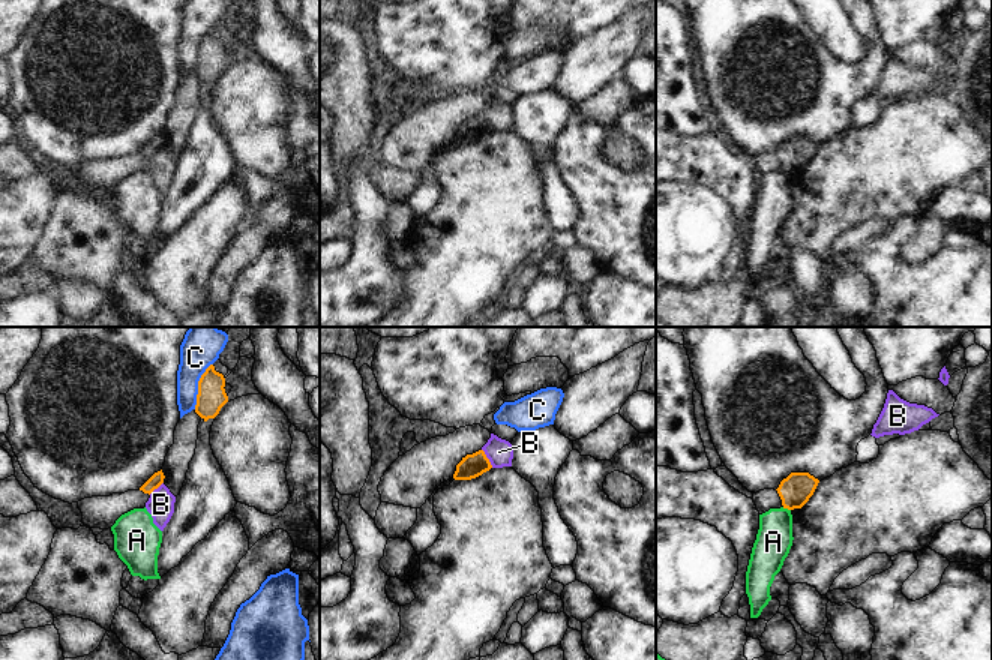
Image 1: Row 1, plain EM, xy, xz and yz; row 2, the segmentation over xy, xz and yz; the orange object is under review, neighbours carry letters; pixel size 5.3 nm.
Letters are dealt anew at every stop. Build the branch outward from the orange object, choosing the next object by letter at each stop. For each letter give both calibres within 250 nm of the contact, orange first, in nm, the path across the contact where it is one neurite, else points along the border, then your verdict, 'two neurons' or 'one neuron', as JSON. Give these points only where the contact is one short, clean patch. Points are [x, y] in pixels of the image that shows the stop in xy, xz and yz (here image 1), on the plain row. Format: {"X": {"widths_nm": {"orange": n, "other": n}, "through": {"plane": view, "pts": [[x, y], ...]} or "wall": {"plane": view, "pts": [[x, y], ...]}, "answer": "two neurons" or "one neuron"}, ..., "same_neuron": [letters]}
{"A": {"widths_nm": {"orange": 170, "other": 190}, "wall": {"plane": "yz", "pts": [[782, 171], [790, 174]]}, "answer": "two neurons"}, "B": {"widths_nm": {"orange": 130, "other": 140}, "wall": {"plane": "xz", "pts": [[482, 113], [492, 131]]}, "answer": "two neurons"}, "C": {"widths_nm": {"orange": 150, "other": 190}, "wall": {"plane": "xy", "pts": [[212, 27], [198, 45], [194, 72]]}, "answer": "two neurons"}, "same_neuron": []}

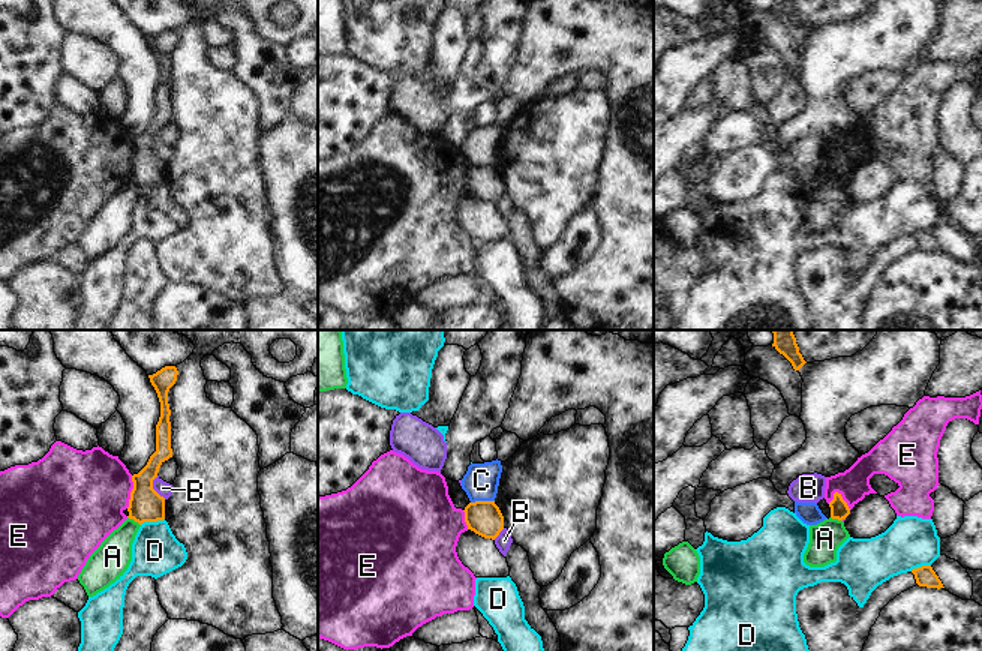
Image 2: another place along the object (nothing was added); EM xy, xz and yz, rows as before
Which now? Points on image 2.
{"A": {"widths_nm": {"orange": 180, "other": 190}, "wall": {"plane": "xy", "pts": [[128, 180], [140, 189]]}, "answer": "two neurons"}, "B": {"widths_nm": {"orange": 180, "other": 80}, "wall": {"plane": "xy", "pts": [[156, 140], [153, 152], [165, 162]]}, "answer": "two neurons"}, "C": {"widths_nm": {"orange": 190, "other": 190}, "wall": {"plane": "xz", "pts": [[493, 164], [476, 164], [471, 167]]}, "answer": "two neurons"}, "D": {"widths_nm": {"orange": 180, "other": 260}, "answer": "two neurons"}, "E": {"widths_nm": {"orange": 180, "other": 460}, "wall": {"plane": "xy", "pts": [[132, 140], [132, 155], [126, 171]]}, "answer": "two neurons"}, "same_neuron": []}

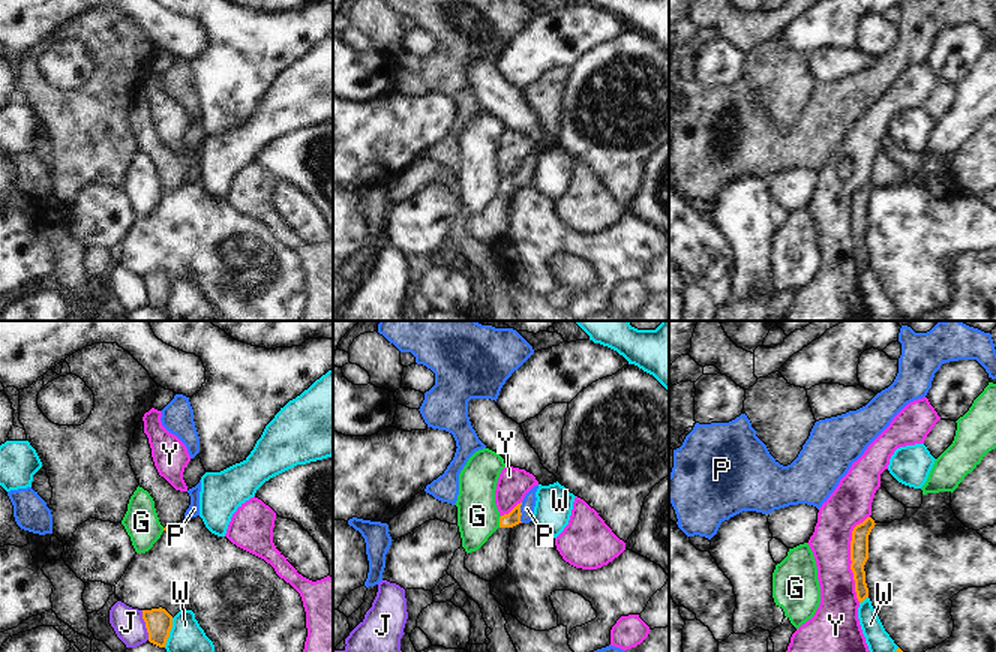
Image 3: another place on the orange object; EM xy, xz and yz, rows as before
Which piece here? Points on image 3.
{"G": {"widths_nm": {"orange": 80, "other": 220}, "wall": {"plane": "xz", "pts": [[501, 180], [498, 191]]}, "answer": "two neurons"}, "J": {"widths_nm": {"orange": 140, "other": 170}, "wall": {"plane": "xy", "pts": [[141, 275], [149, 303]]}, "answer": "two neurons"}, "P": {"widths_nm": {"orange": 80, "other": 80}, "through": {"plane": "xz", "pts": [[513, 182], [521, 177], [527, 173]]}, "answer": "one neuron"}, "W": {"widths_nm": {"orange": 140, "other": 240}, "answer": "two neurons"}, "Y": {"widths_nm": {"orange": 100, "other": 220}, "answer": "two neurons"}, "same_neuron": ["P"]}

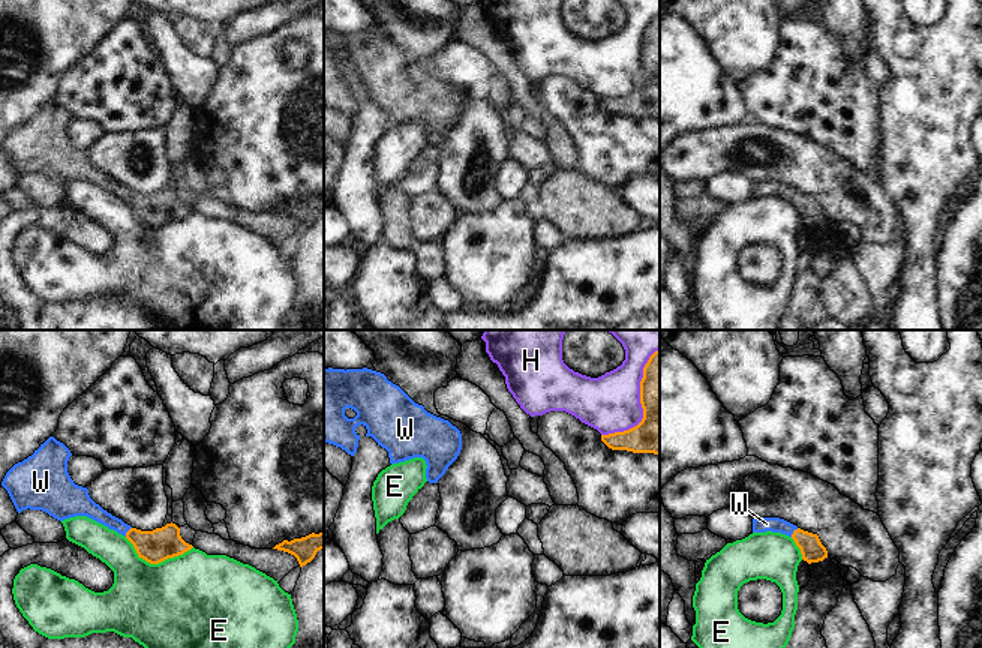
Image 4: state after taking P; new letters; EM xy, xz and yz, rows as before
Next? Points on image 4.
{"E": {"widths_nm": {"orange": 180, "other": 500}, "answer": "two neurons"}, "H": {"widths_nm": {"orange": 240, "other": 300}, "answer": "two neurons"}, "W": {"widths_nm": {"orange": 120, "other": 80}, "through": {"plane": "yz", "pts": [[813, 215], [793, 195], [781, 189], [766, 188]]}, "answer": "one neuron"}, "same_neuron": ["W"]}

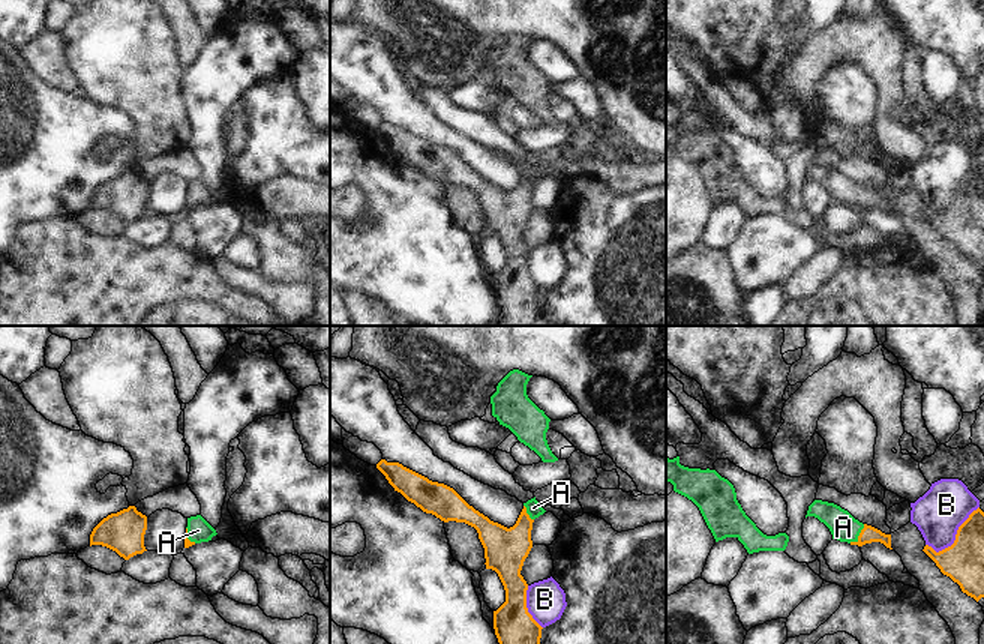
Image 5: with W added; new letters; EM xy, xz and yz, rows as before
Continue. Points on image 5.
{"A": {"widths_nm": {"orange": 90, "other": 150}, "through": {"plane": "yz", "pts": [[869, 197], [858, 200], [843, 191]]}, "answer": "one neuron"}, "B": {"widths_nm": {"orange": 220, "other": 260}, "wall": {"plane": "yz", "pts": [[978, 170], [959, 191], [950, 209], [938, 215], [926, 209]]}, "answer": "two neurons"}, "same_neuron": ["A"]}

